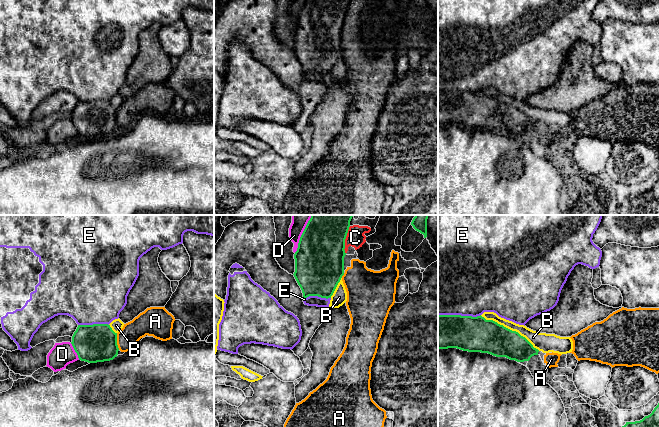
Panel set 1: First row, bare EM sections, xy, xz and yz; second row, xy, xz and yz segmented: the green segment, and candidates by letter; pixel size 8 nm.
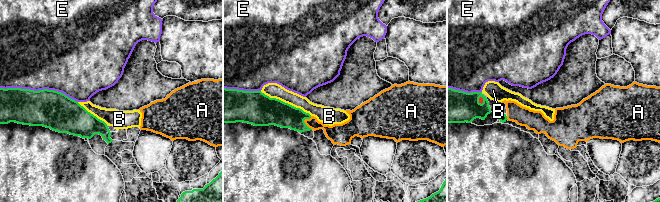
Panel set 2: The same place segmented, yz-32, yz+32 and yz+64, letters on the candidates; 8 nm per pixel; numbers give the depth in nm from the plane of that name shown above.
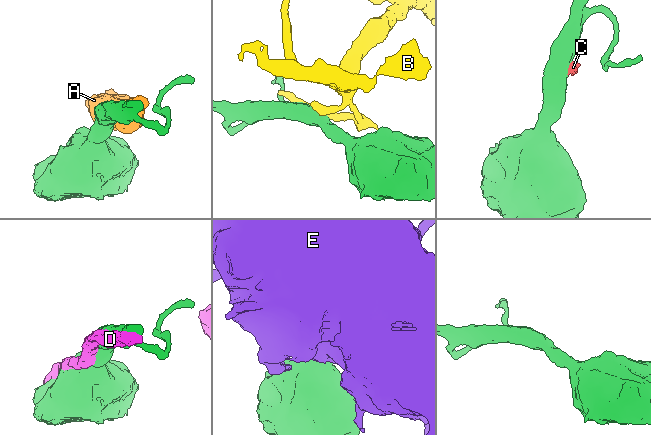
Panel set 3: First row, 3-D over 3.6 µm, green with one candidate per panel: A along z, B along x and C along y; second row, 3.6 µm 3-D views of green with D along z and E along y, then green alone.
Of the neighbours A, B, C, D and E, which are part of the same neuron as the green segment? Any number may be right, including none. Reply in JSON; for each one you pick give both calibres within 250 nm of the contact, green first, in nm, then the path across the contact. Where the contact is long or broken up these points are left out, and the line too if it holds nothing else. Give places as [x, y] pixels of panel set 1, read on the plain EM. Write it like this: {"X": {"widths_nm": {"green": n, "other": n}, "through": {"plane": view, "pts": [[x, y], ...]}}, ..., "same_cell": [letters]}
{"same_cell": []}

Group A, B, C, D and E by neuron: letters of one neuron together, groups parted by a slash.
A C / B / D / E

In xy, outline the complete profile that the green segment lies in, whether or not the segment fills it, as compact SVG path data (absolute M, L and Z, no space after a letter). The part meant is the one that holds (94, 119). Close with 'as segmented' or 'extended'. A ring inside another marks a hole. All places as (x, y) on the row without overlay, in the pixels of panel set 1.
M108 100L78 101L71 118L79 136L97 139L118 131L117 109Z; as segmented

